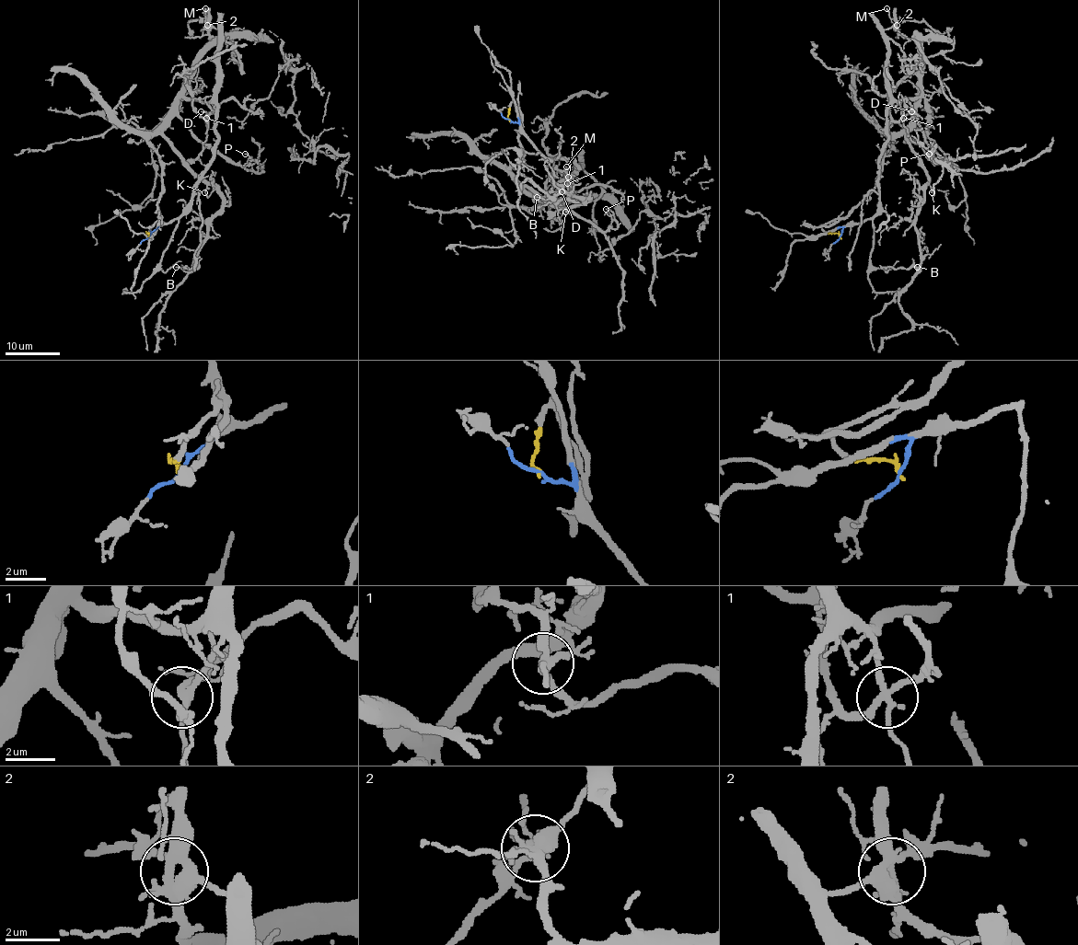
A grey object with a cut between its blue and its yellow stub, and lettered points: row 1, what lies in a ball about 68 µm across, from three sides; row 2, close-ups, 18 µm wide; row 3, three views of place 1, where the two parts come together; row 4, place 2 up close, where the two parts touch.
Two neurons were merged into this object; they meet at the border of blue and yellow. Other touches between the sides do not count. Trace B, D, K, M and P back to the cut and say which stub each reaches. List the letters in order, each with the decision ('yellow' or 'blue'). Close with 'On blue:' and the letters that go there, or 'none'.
B: yellow
D: yellow
K: yellow
M: yellow
P: yellow
On blue: none

